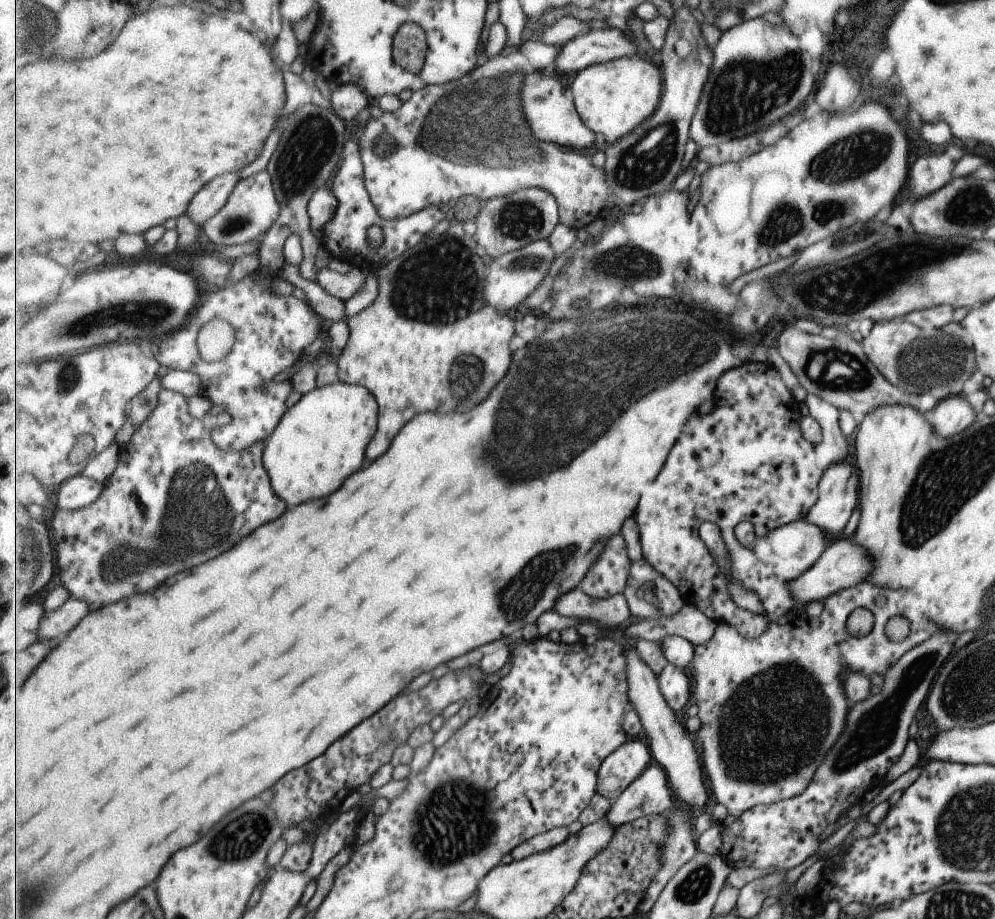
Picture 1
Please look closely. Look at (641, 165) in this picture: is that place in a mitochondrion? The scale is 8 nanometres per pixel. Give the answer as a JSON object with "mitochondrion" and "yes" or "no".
{"mitochondrion":"yes"}

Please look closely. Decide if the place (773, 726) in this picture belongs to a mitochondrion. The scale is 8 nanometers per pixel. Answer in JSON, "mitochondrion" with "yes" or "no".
{"mitochondrion":"yes"}

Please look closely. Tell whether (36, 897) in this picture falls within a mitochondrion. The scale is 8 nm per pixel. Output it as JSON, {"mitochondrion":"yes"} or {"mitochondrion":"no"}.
{"mitochondrion":"yes"}

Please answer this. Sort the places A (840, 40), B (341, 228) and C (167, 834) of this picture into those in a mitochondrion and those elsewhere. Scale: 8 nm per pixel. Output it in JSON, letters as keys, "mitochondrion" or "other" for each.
{"A":"other","B":"other","C":"other"}

